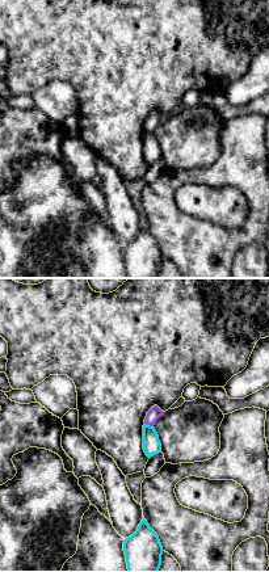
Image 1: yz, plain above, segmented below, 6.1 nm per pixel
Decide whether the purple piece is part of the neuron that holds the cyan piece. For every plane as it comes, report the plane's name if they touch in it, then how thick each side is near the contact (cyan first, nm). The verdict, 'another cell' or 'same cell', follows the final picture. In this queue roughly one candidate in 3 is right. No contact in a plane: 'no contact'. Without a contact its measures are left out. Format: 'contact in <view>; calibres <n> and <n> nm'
contact in yz; calibres 110 and 80 nm

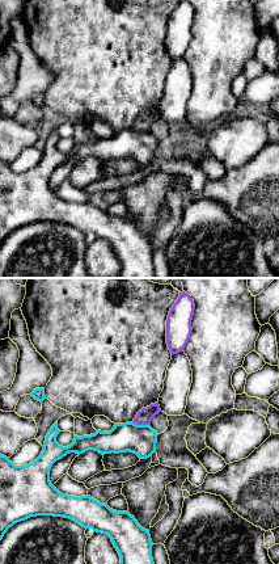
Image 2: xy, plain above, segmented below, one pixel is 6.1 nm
contact in xy; calibres 190 and 90 nm

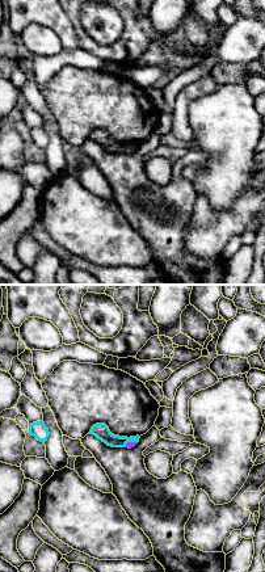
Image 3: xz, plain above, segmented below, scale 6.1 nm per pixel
contact in xz; calibres 90 and 40 nm

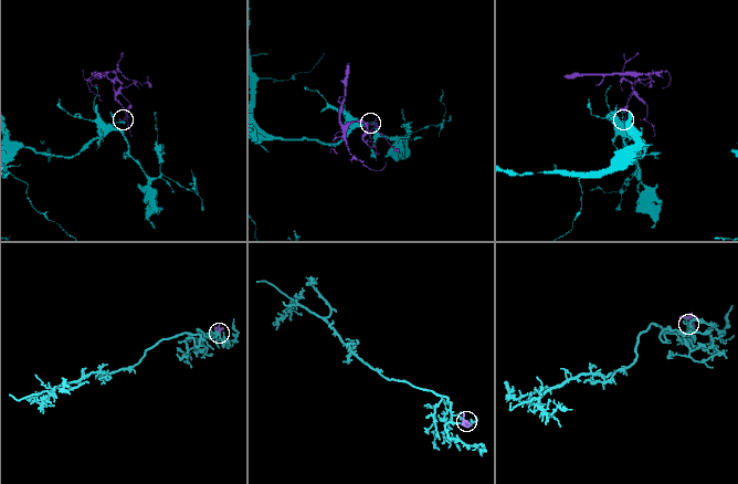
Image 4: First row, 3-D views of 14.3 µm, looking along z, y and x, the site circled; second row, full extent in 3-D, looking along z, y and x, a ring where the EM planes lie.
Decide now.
another cell

